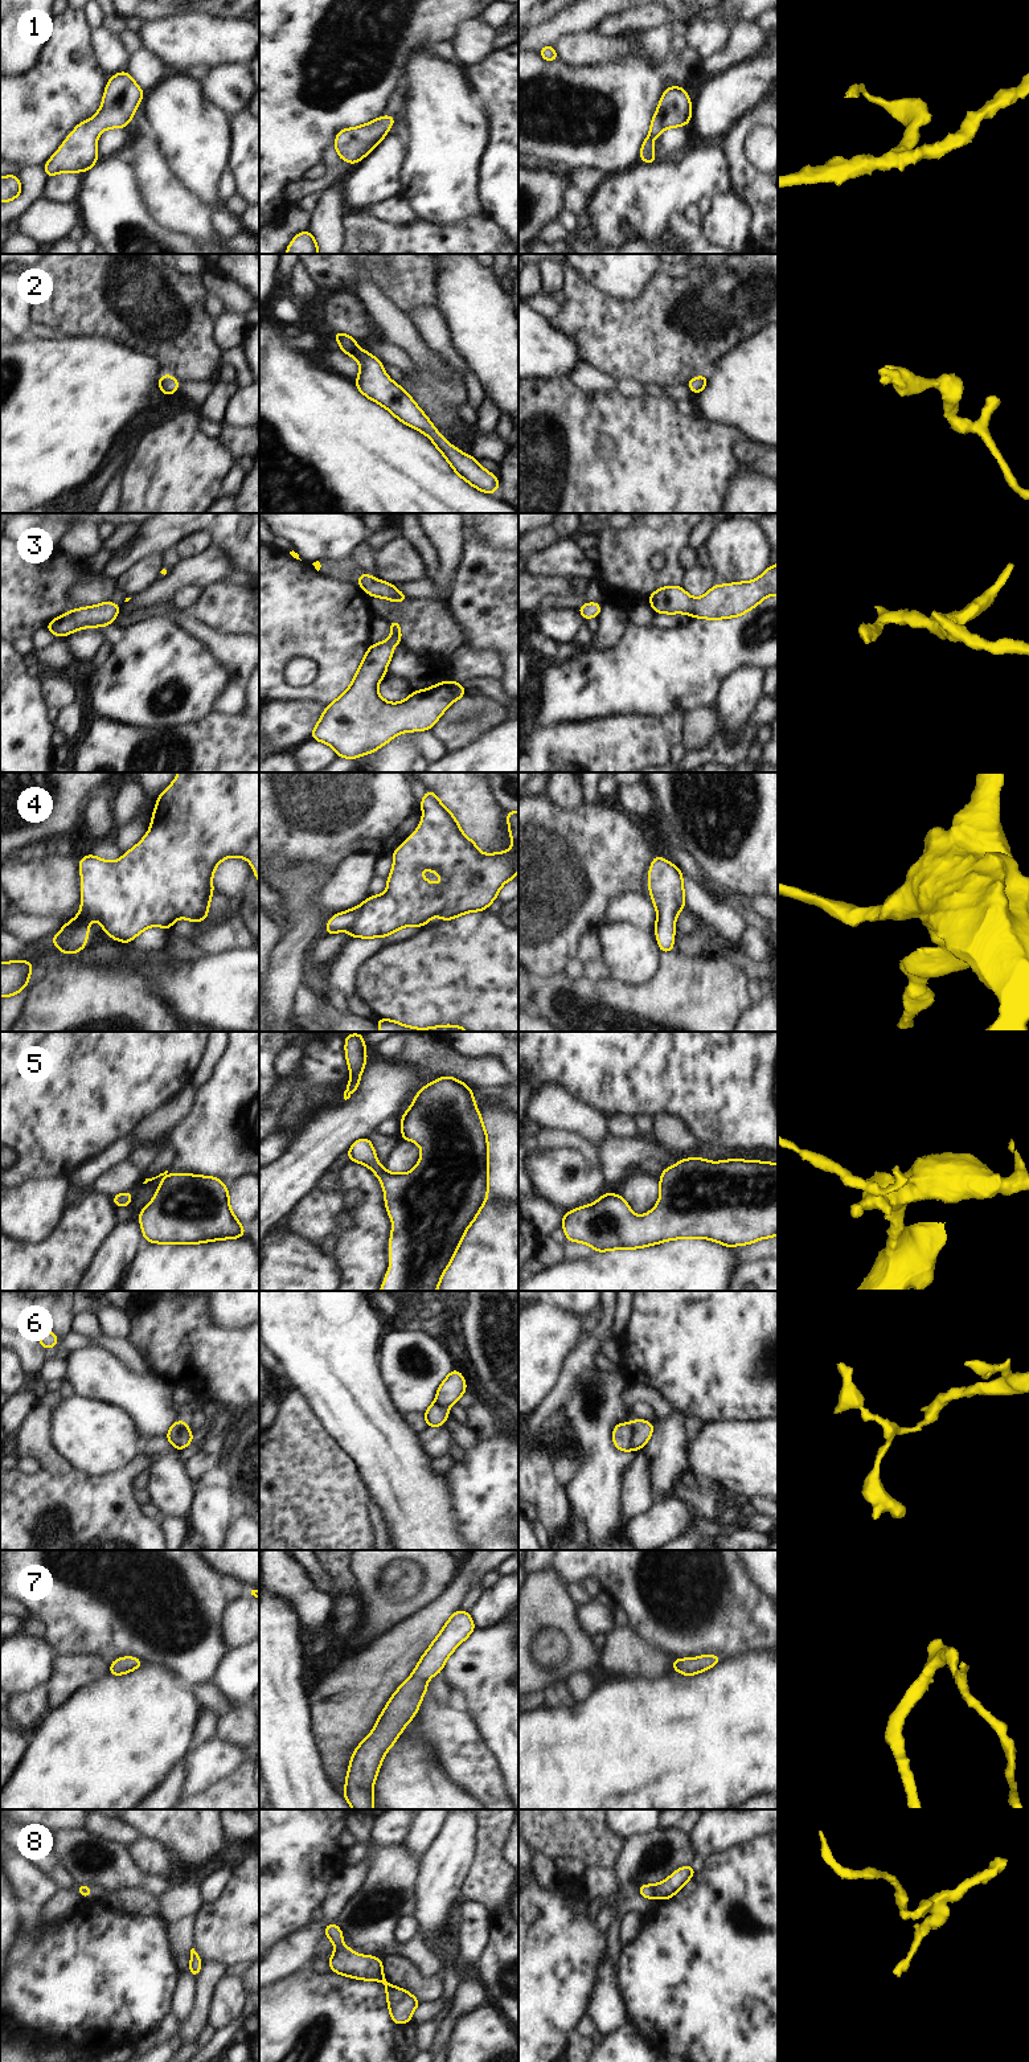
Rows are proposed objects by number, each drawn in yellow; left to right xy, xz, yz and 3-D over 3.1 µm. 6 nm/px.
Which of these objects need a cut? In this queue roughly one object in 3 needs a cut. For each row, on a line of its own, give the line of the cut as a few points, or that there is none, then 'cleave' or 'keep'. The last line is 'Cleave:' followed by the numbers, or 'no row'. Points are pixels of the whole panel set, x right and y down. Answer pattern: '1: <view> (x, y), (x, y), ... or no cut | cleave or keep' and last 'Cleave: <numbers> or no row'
1: no cut | keep
2: no cut | keep
3: no cut | keep
4: no cut | keep
5: no cut | keep
6: yz (632, 1423), (630, 1448) | cleave
7: no cut | keep
8: yz (655, 1885), (656, 1896) | cleave
Cleave: 6, 8

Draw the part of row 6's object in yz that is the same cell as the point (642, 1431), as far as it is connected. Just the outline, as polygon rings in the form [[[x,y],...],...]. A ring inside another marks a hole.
[[[634,1419],[632,1422],[632,1434],[631,1434],[631,1450],[641,1450],[651,1438],[655,1424],[641,1419]]]

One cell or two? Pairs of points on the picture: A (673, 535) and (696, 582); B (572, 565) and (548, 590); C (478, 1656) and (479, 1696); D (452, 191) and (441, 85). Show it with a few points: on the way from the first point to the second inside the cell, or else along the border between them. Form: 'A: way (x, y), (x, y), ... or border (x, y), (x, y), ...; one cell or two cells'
A: border (685, 572), (681, 585); two cells
B: border (532, 574), (562, 576), (572, 579); two cells
C: way (479, 1665), (479, 1687); one cell
D: way (446, 164), (446, 122), (442, 111); one cell

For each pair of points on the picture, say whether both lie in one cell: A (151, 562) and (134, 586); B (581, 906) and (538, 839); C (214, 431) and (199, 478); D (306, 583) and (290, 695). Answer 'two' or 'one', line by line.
A: one
B: one
C: two
D: one

